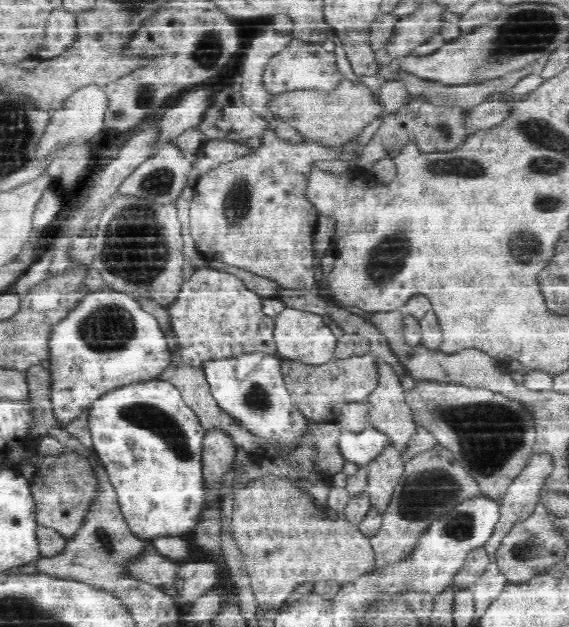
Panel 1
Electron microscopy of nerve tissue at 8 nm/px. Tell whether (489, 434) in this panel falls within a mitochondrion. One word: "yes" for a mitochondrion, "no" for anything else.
yes

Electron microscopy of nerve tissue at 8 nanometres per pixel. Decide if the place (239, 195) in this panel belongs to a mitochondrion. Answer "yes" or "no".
yes

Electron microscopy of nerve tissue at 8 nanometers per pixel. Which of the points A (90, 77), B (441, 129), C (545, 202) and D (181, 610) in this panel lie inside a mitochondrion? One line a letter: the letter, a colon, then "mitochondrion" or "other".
A: other
B: mitochondrion
C: mitochondrion
D: other

